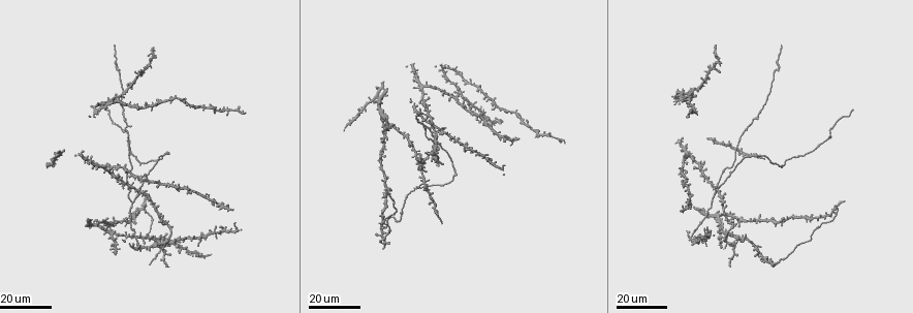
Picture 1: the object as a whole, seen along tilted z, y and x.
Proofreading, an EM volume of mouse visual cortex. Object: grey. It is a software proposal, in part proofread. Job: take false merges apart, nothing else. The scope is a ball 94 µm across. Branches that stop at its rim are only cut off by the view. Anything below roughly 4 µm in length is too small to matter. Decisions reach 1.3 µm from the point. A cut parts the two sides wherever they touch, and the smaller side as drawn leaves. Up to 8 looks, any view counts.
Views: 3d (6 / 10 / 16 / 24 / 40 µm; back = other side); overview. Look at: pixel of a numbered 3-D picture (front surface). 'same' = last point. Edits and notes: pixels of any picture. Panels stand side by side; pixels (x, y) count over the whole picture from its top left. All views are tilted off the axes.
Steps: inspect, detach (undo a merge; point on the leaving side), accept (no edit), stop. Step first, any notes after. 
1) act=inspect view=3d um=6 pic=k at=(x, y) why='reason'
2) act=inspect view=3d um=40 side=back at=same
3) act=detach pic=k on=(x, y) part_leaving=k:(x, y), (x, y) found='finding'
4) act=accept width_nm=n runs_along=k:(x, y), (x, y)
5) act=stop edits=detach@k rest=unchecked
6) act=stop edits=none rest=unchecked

act=inspect view=3d um=24 pic=1 at=(431, 128) why='branch point'

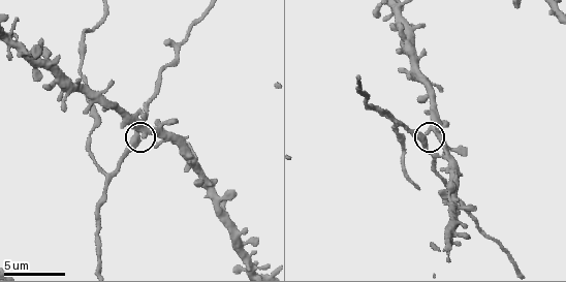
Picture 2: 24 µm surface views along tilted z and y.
act=inspect view=3d um=6 pic=2 at=(428, 130)

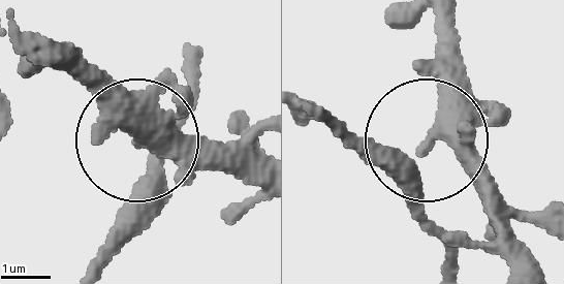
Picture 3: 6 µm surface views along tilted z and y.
act=accept arms=3 runs_along=3:(263, 187), (140, 146), (148, 207), (129, 239) found='all the same cell'

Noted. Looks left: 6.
act=inspect view=3d um=10 pic=2 at=(106, 173) why='three-way junction'

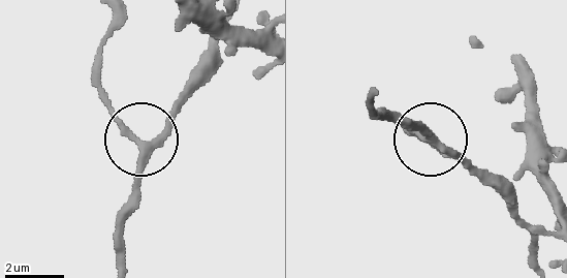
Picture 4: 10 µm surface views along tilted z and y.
act=accept found='all the same cell'

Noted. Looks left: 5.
act=inspect view=3d um=24 pic=1 at=(734, 246) why='looks like a crossing'

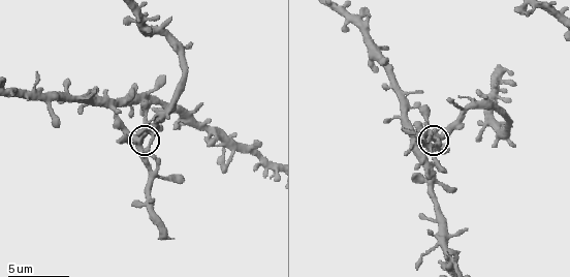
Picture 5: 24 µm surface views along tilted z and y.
act=inspect view=3d um=10 pic=5 at=(136, 144)

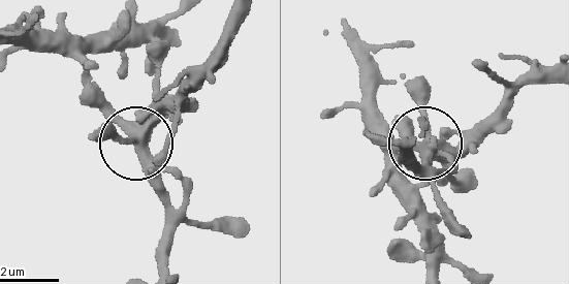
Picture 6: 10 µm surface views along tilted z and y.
act=inspect view=3d um=10 side=back pic=6 at=(137, 141)

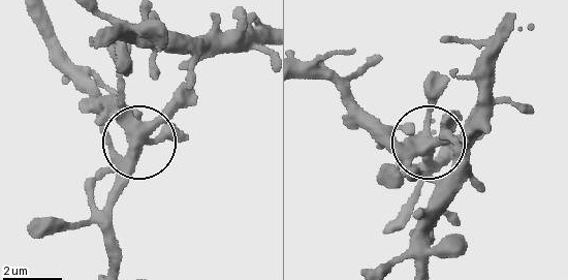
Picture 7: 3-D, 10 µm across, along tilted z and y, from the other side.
act=accept width_nm=400 found='one cell here'

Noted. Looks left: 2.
act=inspect view=3d um=16 pic=1 at=(141, 204) why='a fork'

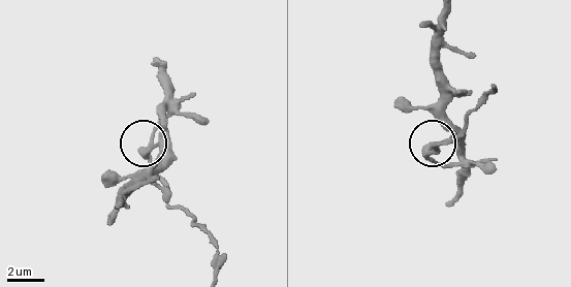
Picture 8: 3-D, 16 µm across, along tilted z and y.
act=inspect view=3d um=6 pic=8 at=(145, 150)

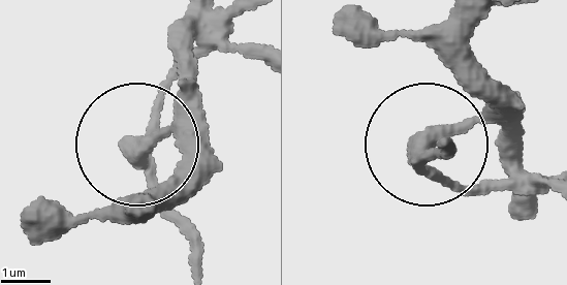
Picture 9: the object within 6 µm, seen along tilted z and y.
act=accept width_nm=270 found='one cell here'

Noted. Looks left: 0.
act=stop edits=none rest=unchecked

